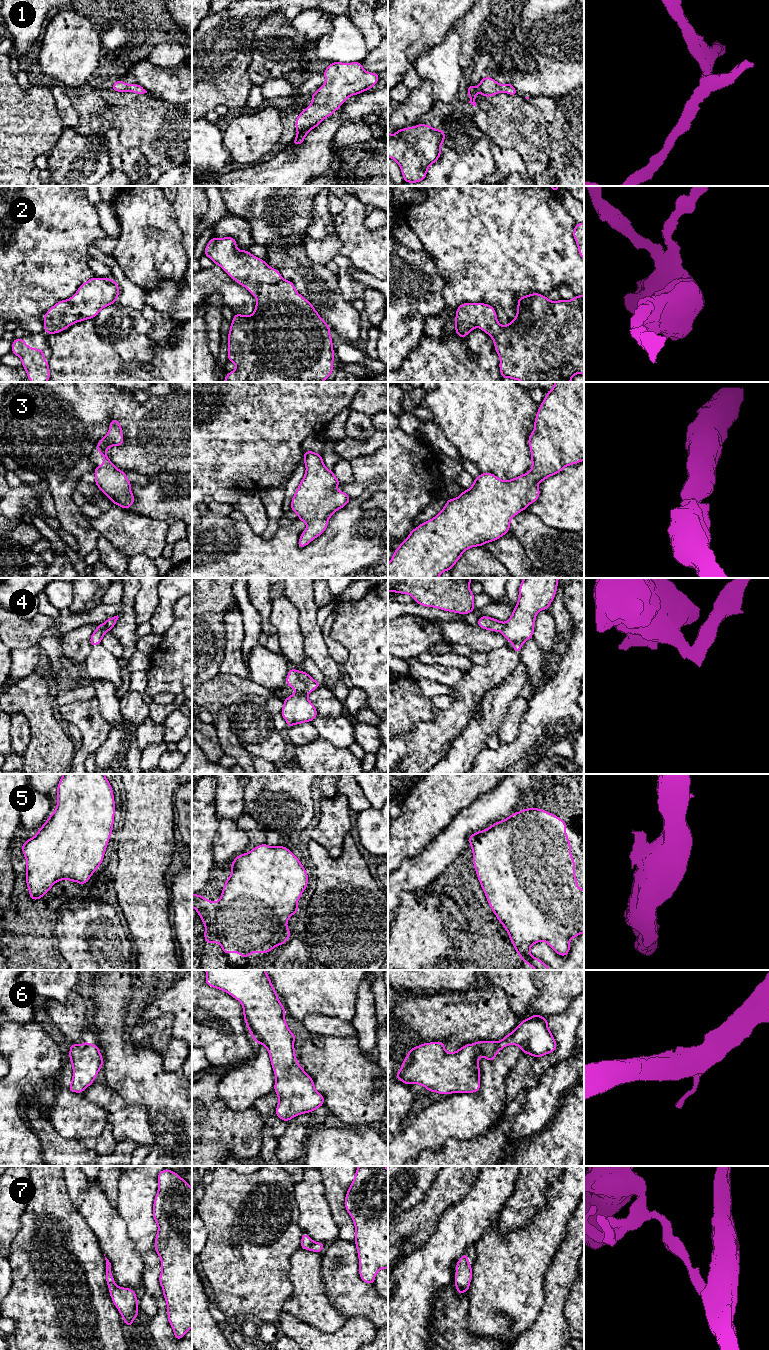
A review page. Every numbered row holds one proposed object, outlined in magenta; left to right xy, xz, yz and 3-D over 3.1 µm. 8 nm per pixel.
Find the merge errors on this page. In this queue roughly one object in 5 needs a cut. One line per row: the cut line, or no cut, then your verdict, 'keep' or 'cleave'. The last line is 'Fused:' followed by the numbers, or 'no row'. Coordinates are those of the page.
1: no cut; keep
2: no cut; keep
3: no cut; keep
4: cut in xz along (297, 690), (306, 696); cleave
5: no cut; keep
6: no cut; keep
7: no cut; keep
Fused: 4

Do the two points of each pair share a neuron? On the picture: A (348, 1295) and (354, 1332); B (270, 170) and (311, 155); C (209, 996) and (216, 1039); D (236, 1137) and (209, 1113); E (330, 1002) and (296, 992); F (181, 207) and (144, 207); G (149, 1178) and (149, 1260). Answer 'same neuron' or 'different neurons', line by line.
A: different neurons
B: same neuron
C: same neuron
D: same neuron
E: same neuron
F: different neurons
G: same neuron

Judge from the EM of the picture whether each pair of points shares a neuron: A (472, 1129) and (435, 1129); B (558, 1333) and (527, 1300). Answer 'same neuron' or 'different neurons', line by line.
A: same neuron
B: different neurons

